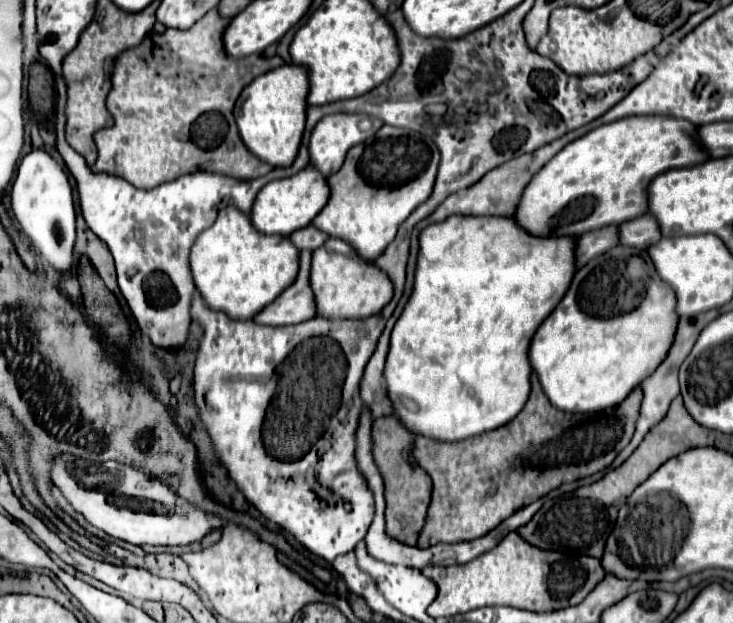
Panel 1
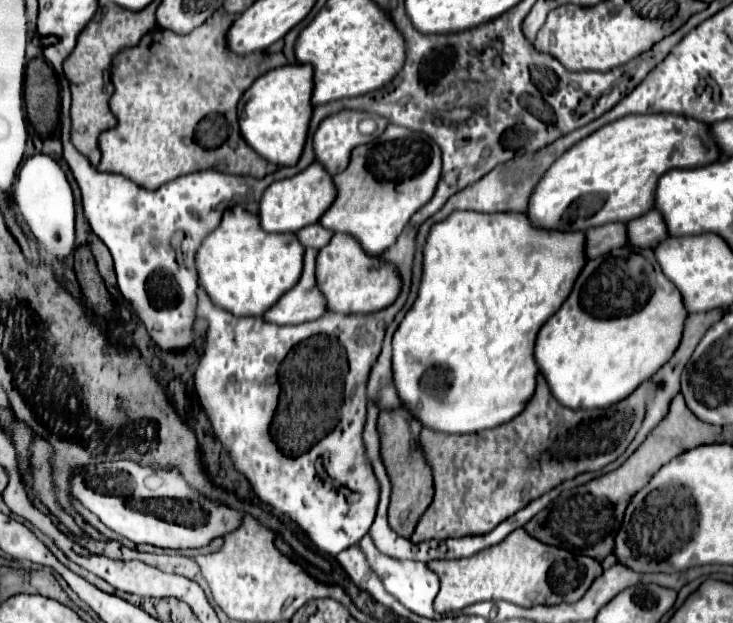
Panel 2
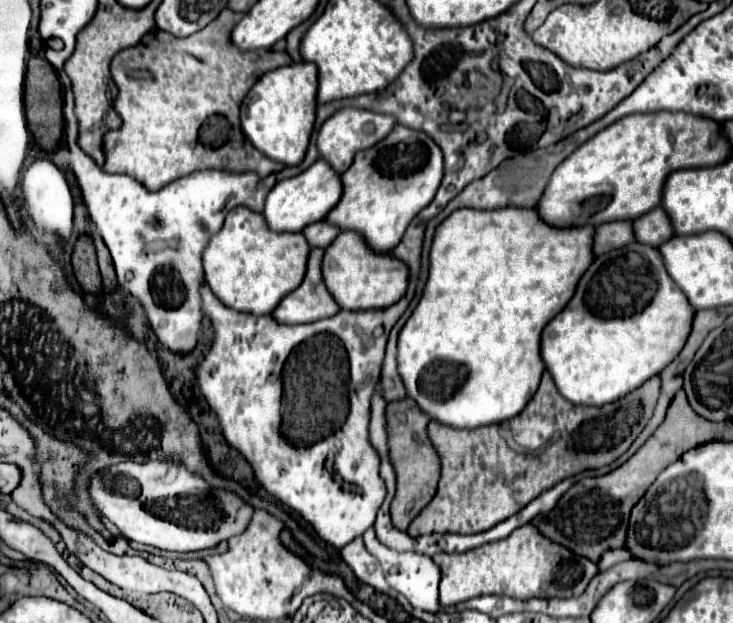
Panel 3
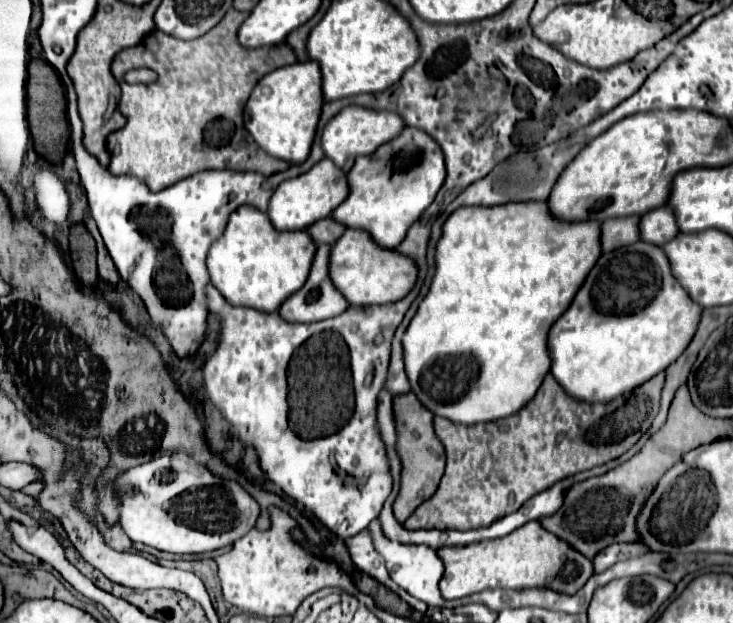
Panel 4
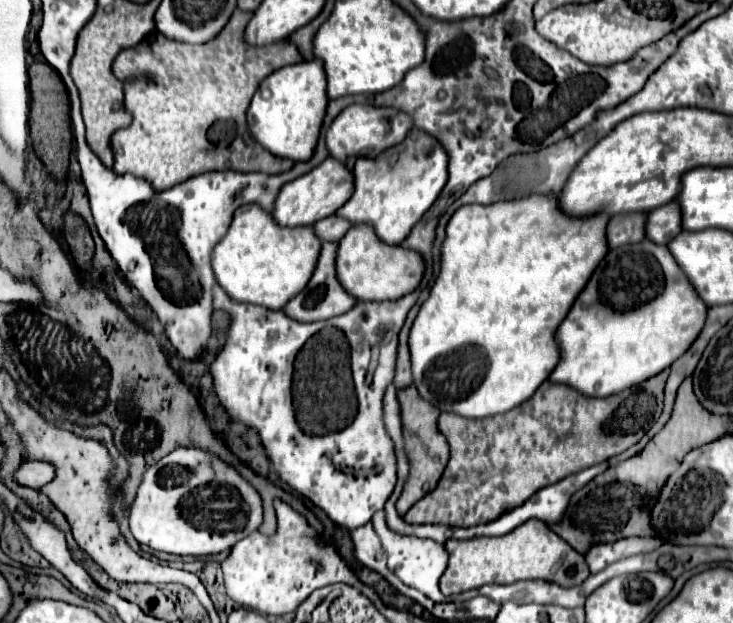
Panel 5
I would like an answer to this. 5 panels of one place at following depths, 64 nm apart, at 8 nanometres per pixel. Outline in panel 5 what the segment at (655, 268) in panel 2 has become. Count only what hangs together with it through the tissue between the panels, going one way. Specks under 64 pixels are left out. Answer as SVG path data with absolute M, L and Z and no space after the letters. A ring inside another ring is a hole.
M646 238L634 246L630 244L614 248L598 264L590 282L560 324L556 332L560 362L548 380L568 384L582 394L602 398L636 386L666 370L690 348L704 326L706 312L708 306L704 306L704 300L696 296L696 290L692 290L692 284L688 284L688 278L684 272L680 272L680 266L676 260L672 260L672 254L666 246L652 244L652 240Z

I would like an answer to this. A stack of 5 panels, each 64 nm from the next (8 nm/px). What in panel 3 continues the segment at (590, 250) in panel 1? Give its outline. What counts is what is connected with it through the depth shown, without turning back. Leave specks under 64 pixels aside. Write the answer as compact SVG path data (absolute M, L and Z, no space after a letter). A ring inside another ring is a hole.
M618 220L612 224L602 224L594 234L594 252L596 256L610 252L612 248L622 248L624 244L632 244L636 238L632 236L632 220Z

